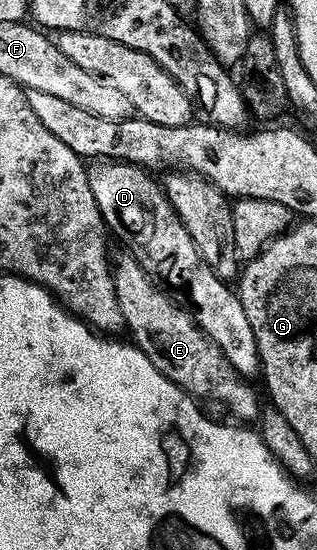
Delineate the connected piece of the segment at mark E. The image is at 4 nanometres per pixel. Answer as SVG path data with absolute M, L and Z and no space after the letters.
M116 256L113 261L113 287L117 291L117 303L126 332L131 332L130 340L139 346L161 375L192 397L212 397L223 405L232 405L243 417L258 418L261 404L247 386L250 384L241 380L223 352L200 331L190 312L170 292L159 290L151 282L147 274L150 272L134 256L131 257Z

